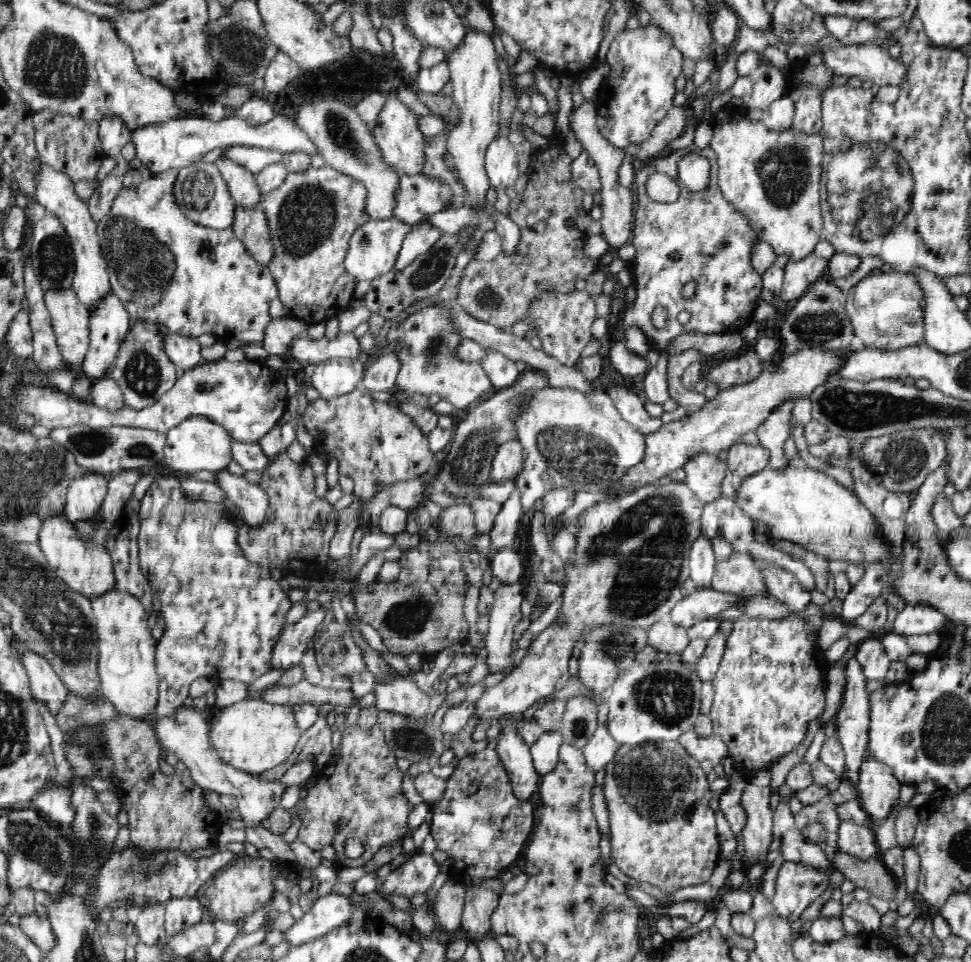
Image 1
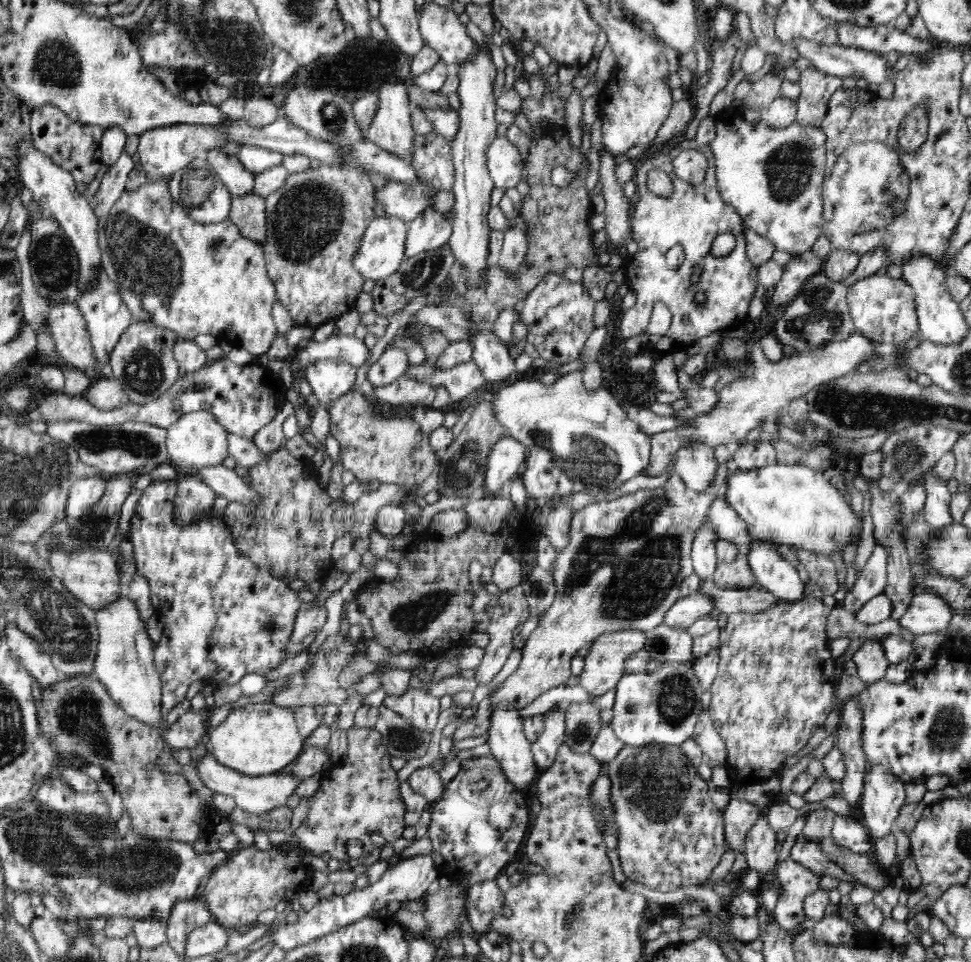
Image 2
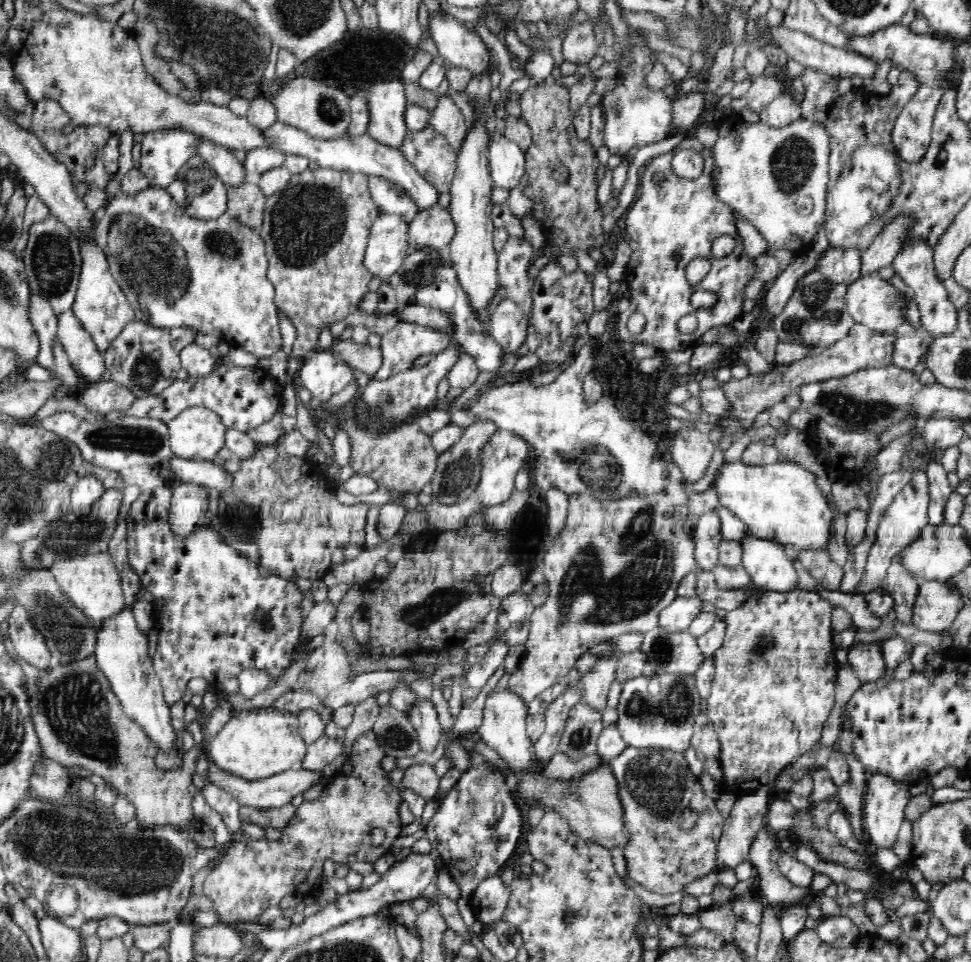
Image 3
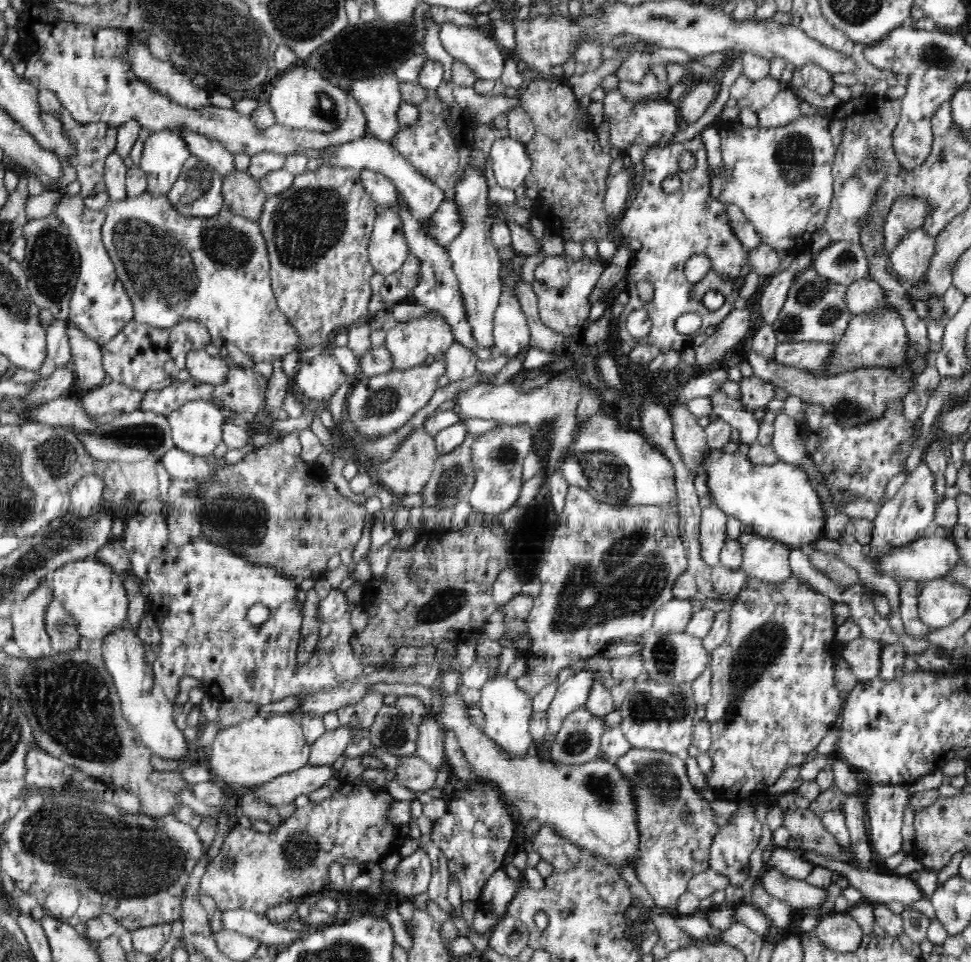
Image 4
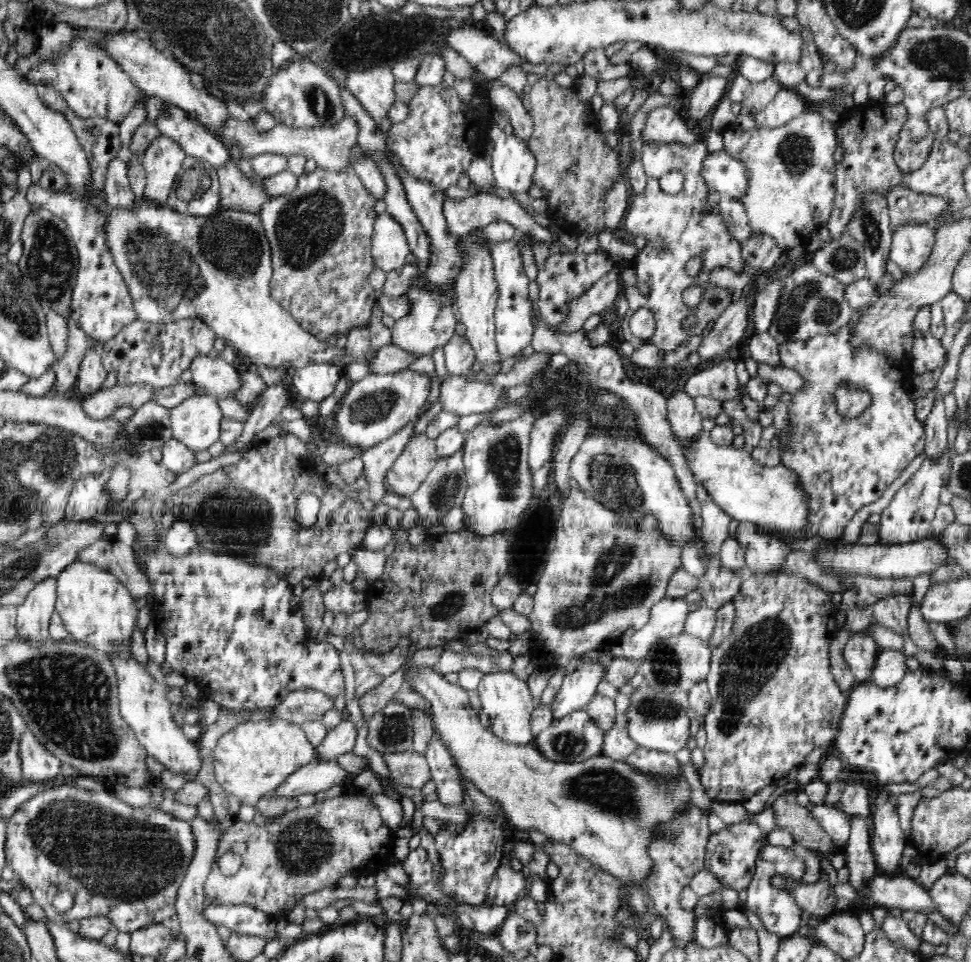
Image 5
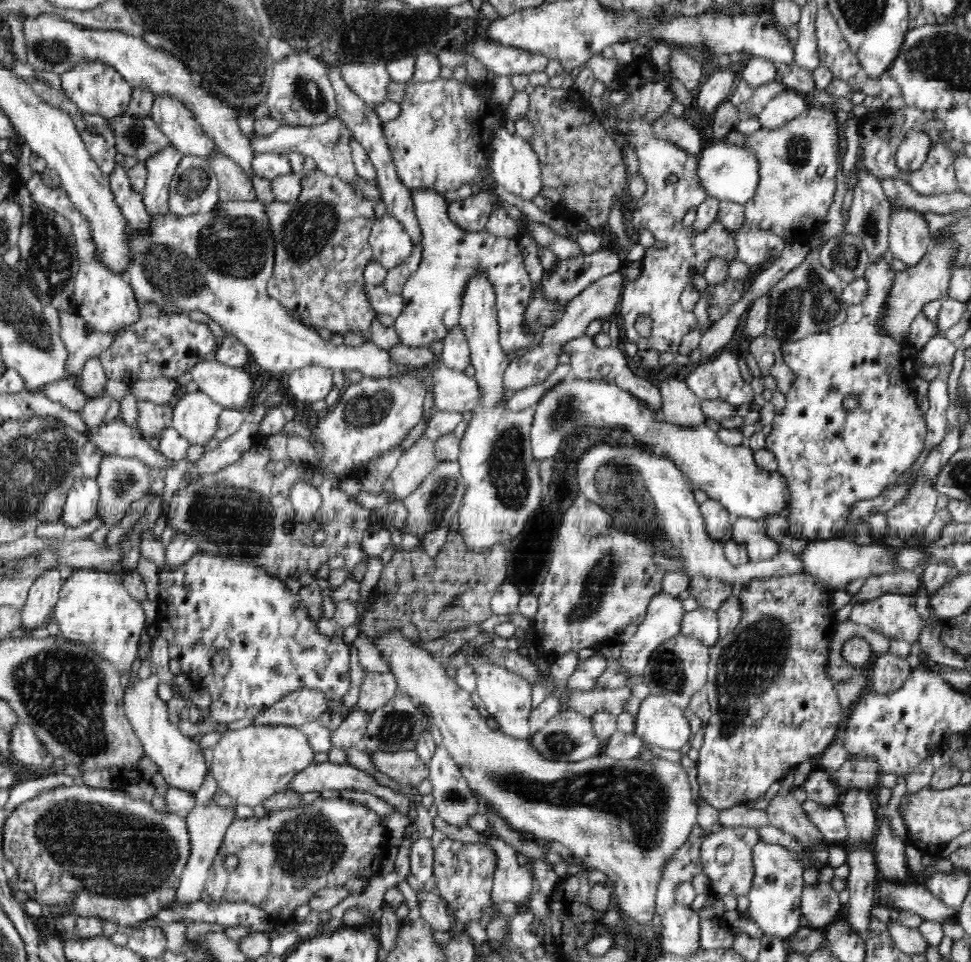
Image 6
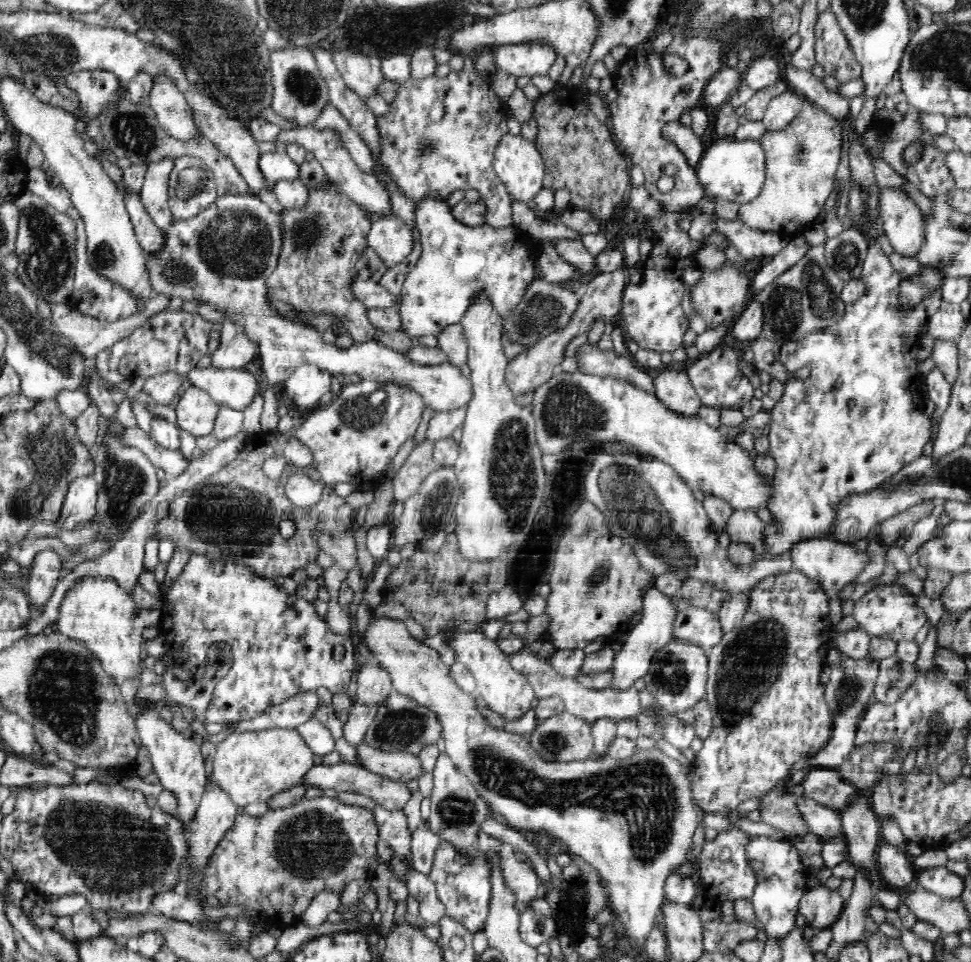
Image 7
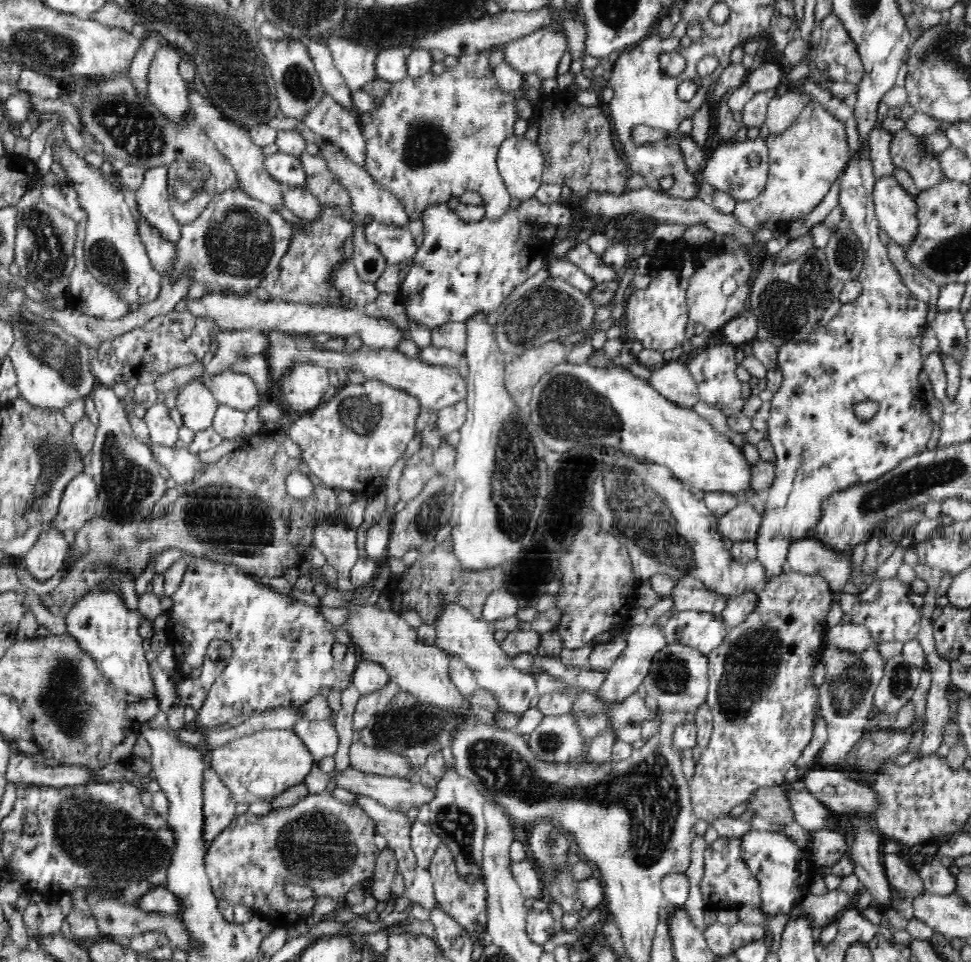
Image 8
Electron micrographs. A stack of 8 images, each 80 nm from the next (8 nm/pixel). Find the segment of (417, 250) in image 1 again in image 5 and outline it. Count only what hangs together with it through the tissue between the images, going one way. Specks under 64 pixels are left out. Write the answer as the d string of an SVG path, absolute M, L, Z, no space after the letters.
M487 191L478 192L475 195L461 199L452 199L446 196L443 202L443 212L444 219L449 224L449 230L456 237L464 237L470 234L470 232L478 232L478 229L483 230L492 222L502 219L514 226L517 233L526 234L536 242L547 244L554 253L566 254L573 251L573 249L564 247L560 243L560 240L553 241L554 232L549 227L543 228L540 224L537 224L534 218L532 218L532 215L526 212L513 196L501 198L496 195L491 195Z

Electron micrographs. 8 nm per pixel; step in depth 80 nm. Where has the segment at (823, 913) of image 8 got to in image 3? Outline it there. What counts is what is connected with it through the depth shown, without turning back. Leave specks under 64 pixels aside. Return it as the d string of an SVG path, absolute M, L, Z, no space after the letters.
M764 827L758 833L747 858L758 876L762 900L778 906L807 905L816 893L810 887L796 886L780 872L777 865L781 853L778 843L771 827Z

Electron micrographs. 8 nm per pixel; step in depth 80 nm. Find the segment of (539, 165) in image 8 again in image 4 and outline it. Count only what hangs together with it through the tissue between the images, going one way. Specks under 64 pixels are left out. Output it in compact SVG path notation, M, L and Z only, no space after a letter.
M516 138L496 139L489 153L496 182L513 190L525 182L531 169L531 158L526 147Z

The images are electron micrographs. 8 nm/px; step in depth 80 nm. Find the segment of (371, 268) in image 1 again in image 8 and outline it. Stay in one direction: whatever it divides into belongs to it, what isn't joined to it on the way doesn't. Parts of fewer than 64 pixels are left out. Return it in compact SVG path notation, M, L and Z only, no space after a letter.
M373 221L365 226L365 238L378 248L387 265L413 259L418 250L409 226L384 226Z

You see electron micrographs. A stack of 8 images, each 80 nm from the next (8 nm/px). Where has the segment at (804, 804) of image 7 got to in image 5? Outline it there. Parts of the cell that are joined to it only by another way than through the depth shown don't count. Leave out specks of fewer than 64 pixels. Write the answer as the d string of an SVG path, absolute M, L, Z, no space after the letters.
M809 803L806 807L820 827L832 838L835 845L841 850L848 843L850 822L848 815L839 806Z

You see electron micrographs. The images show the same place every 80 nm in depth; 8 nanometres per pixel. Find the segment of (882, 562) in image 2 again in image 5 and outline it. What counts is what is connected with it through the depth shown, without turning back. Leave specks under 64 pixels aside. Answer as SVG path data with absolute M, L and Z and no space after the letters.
M947 447L942 455L935 458L926 458L920 468L912 477L896 492L890 505L880 513L879 543L882 545L898 545L918 542L927 538L930 524L935 517L935 512L941 504L939 497L942 486L951 468L950 453Z

